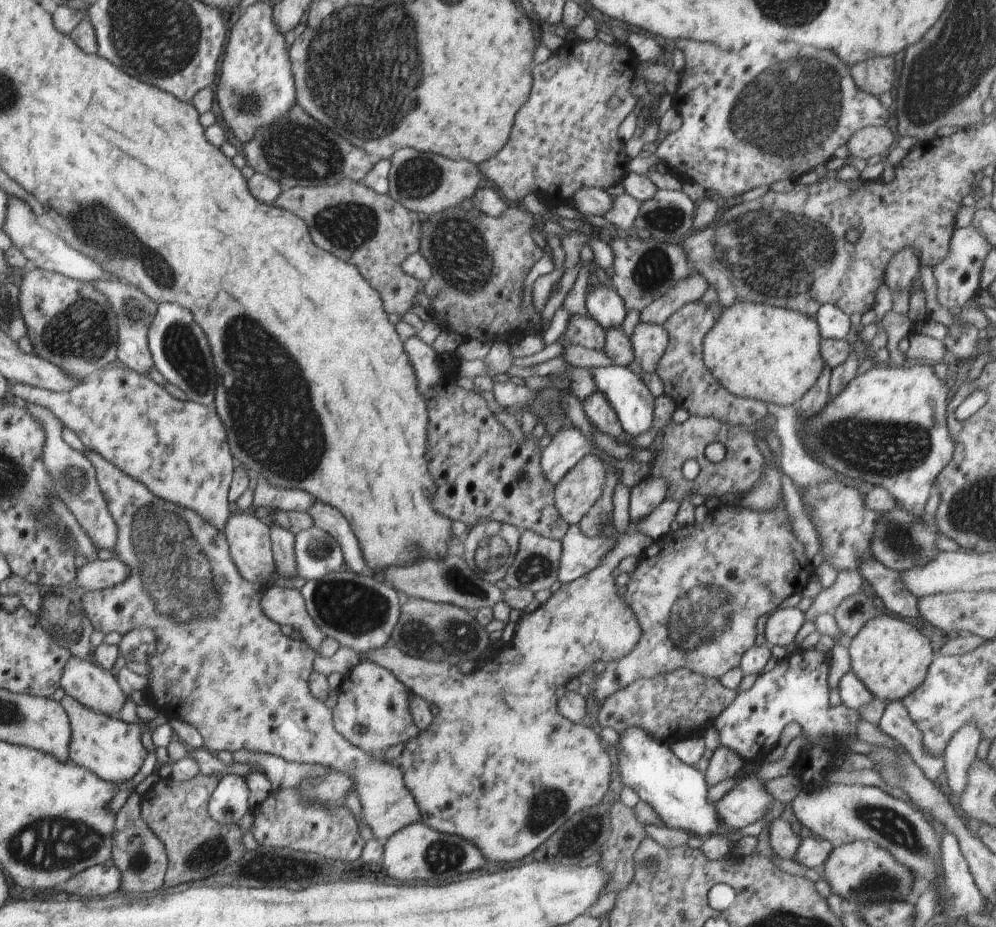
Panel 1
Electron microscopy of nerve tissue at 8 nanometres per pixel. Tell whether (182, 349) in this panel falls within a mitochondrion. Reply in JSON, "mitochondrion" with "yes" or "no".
{"mitochondrion":"yes"}

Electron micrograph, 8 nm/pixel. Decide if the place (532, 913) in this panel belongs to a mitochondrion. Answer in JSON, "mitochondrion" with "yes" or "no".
{"mitochondrion":"no"}

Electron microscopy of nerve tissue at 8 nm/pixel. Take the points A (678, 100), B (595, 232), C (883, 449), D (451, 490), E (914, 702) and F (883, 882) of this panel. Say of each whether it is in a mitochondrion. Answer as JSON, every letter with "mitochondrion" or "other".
{"A":"other","B":"other","C":"mitochondrion","D":"other","E":"other","F":"mitochondrion"}

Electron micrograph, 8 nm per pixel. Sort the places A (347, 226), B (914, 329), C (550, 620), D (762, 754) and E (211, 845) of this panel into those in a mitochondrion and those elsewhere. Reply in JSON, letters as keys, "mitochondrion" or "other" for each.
{"A":"mitochondrion","B":"other","C":"other","D":"other","E":"mitochondrion"}

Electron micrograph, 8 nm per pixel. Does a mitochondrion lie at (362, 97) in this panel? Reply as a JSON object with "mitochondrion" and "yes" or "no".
{"mitochondrion":"yes"}

